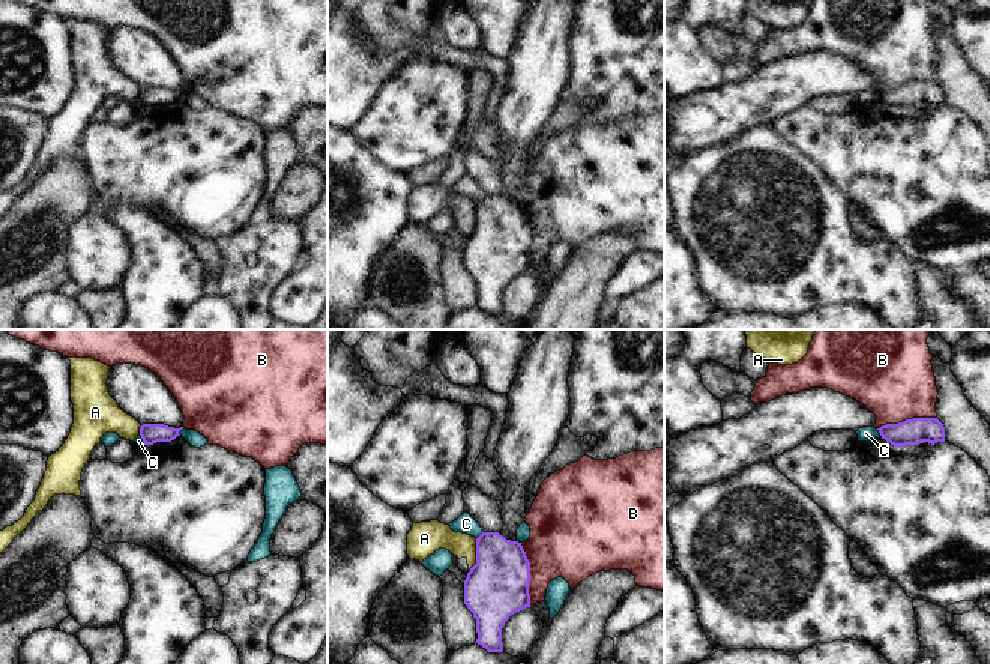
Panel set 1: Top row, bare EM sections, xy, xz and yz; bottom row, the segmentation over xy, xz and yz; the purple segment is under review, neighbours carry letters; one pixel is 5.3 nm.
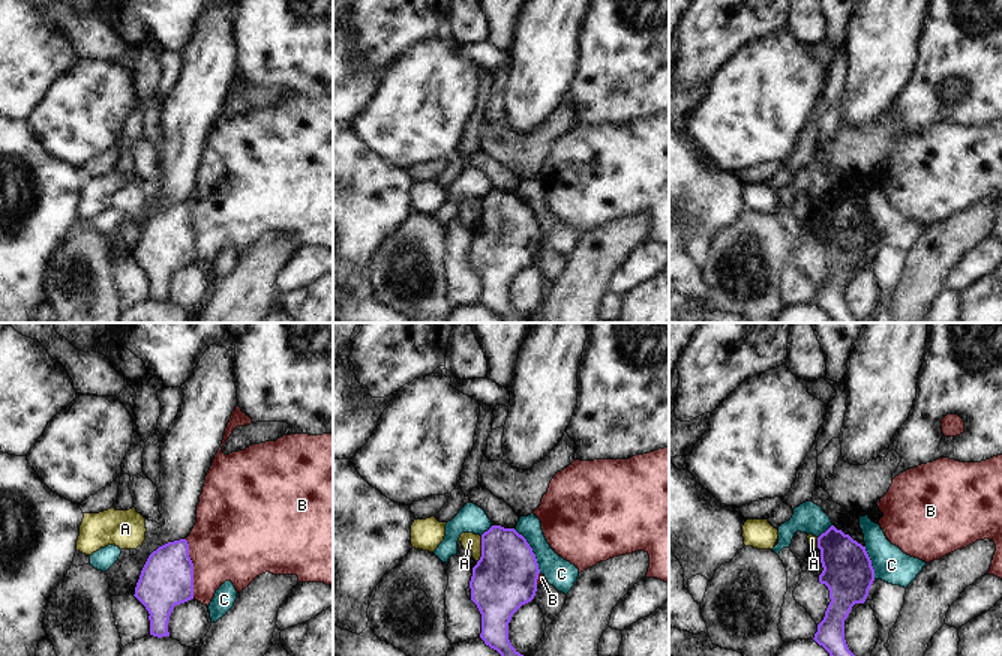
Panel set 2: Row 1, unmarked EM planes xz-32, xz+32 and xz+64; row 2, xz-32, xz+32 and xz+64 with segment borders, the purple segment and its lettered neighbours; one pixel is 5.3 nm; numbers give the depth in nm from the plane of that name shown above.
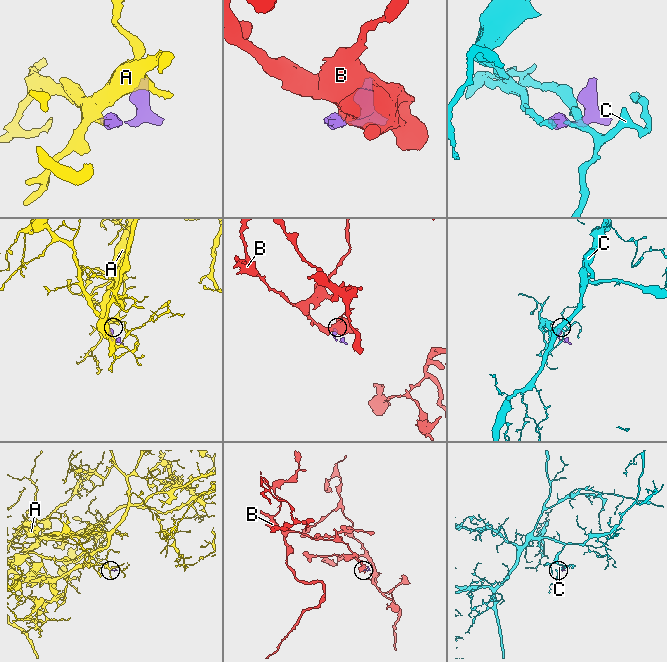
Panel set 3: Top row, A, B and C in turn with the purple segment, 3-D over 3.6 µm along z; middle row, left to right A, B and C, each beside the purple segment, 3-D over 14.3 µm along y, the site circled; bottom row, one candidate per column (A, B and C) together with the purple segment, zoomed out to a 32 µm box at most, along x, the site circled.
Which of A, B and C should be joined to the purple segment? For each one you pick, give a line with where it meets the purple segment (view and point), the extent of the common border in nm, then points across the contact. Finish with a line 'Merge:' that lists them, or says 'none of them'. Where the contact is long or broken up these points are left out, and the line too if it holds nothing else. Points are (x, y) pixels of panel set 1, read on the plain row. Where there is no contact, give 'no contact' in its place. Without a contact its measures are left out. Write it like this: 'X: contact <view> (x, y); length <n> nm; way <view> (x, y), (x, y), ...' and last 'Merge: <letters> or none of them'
Merge: none of them

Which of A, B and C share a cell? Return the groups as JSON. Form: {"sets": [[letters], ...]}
{"sets": [["A"], ["B"], ["C"]]}

